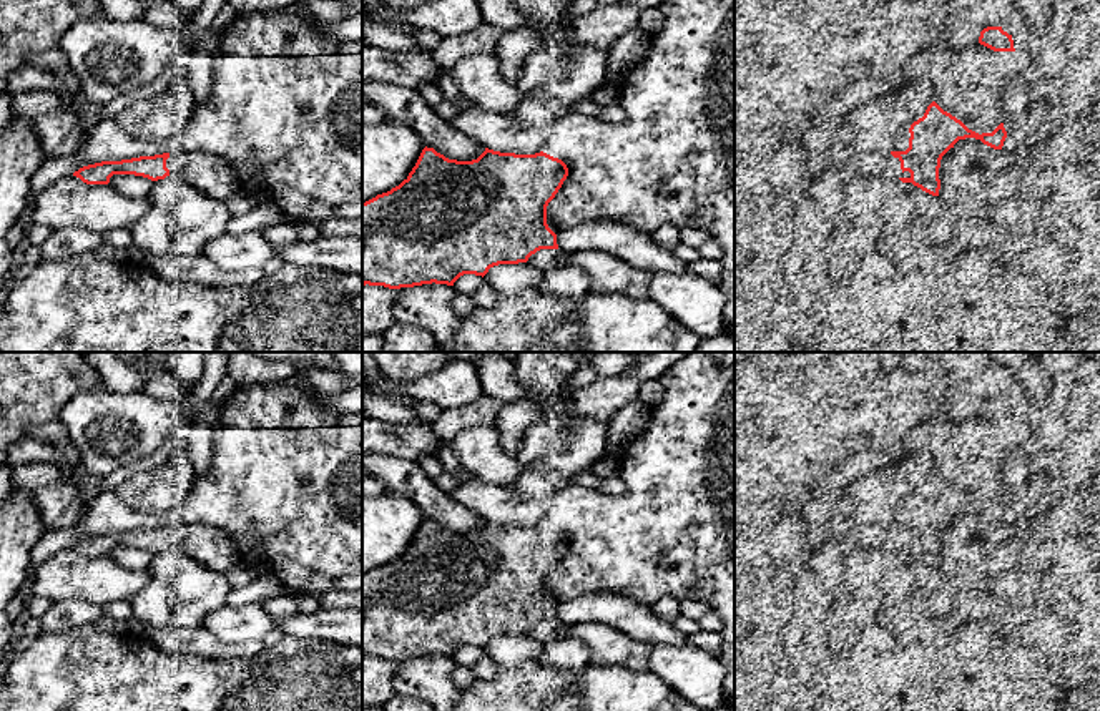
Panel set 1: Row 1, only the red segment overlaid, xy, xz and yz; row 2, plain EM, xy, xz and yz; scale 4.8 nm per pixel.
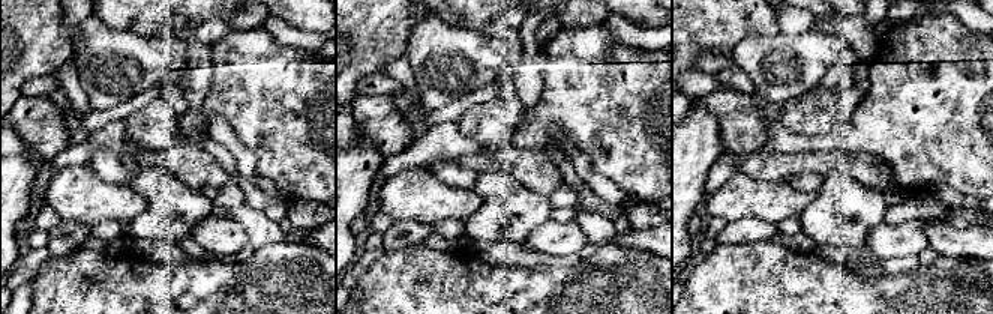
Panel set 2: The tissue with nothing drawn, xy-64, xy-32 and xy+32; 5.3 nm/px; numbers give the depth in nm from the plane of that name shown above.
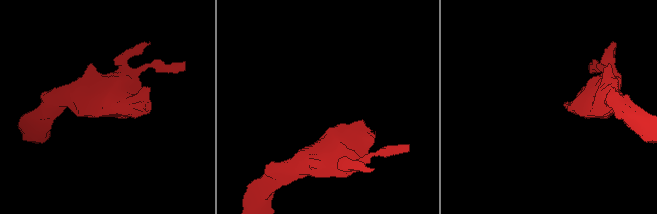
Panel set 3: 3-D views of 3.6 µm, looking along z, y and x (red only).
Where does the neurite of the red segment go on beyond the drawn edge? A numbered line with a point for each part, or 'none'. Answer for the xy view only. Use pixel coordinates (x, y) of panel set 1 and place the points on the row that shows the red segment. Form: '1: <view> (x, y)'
1: xy (216, 178)

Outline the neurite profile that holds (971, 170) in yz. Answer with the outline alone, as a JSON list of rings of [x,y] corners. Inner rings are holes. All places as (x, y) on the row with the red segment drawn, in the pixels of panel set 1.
[[[975,138],[959,140],[940,159],[939,198],[945,206],[959,199],[980,199],[990,223],[1002,229],[1020,216],[1015,198],[1020,174],[1020,166],[1005,151]]]

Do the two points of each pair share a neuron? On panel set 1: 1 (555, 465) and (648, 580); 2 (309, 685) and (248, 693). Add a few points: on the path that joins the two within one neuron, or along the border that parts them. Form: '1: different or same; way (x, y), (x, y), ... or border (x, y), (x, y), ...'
1: different; border (567, 484), (549, 499)
2: same; way (294, 693), (263, 693)

